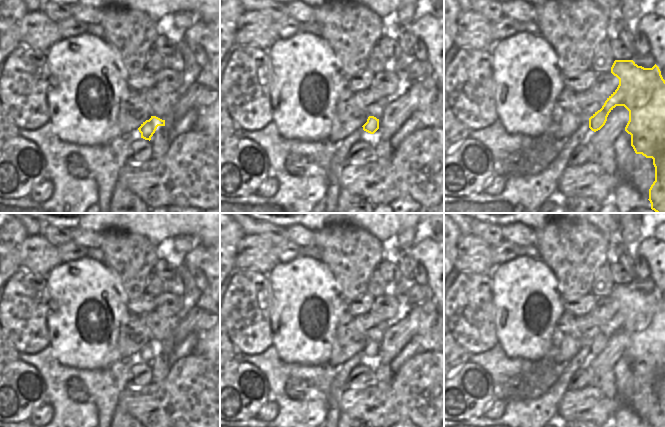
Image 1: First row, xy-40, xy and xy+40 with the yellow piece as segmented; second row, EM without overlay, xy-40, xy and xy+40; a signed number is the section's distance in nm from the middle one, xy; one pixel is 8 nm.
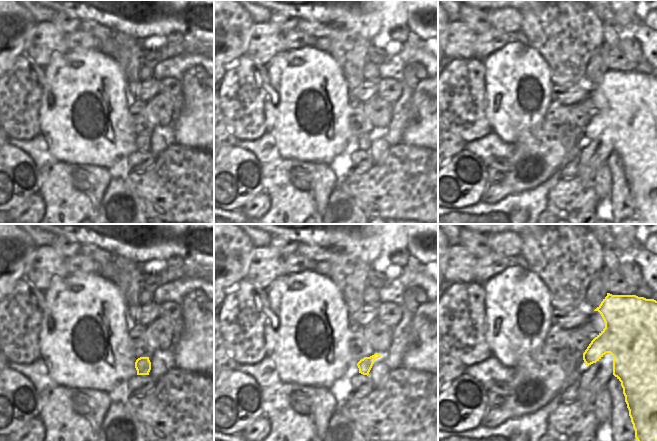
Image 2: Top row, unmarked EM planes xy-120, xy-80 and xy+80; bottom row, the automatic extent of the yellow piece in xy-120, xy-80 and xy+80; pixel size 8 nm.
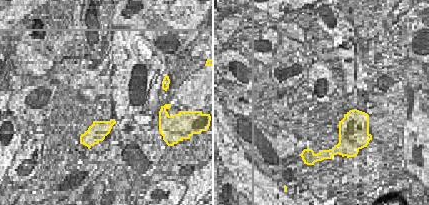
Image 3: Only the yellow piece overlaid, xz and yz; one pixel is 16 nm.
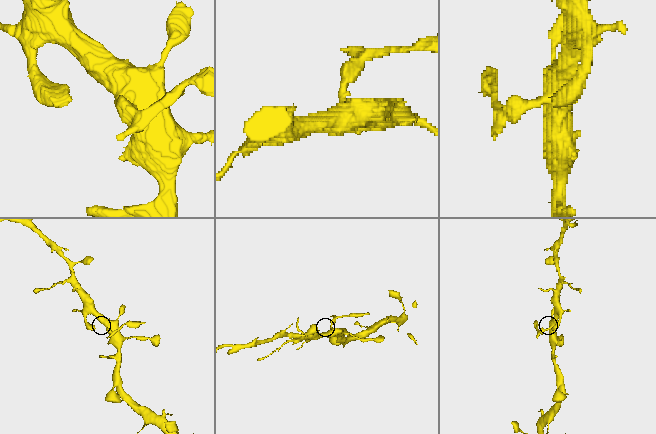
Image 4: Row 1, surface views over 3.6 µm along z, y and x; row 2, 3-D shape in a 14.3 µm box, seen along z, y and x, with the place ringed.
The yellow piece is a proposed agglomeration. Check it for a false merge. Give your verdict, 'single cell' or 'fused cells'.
fused cells

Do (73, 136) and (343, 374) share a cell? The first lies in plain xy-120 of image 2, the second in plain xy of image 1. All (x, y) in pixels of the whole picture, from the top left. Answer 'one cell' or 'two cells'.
two cells

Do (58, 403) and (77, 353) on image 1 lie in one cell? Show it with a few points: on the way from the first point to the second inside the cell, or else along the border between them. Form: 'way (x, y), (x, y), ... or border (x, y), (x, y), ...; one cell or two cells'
border (53, 352), (56, 359), (64, 365), (94, 370); two cells

